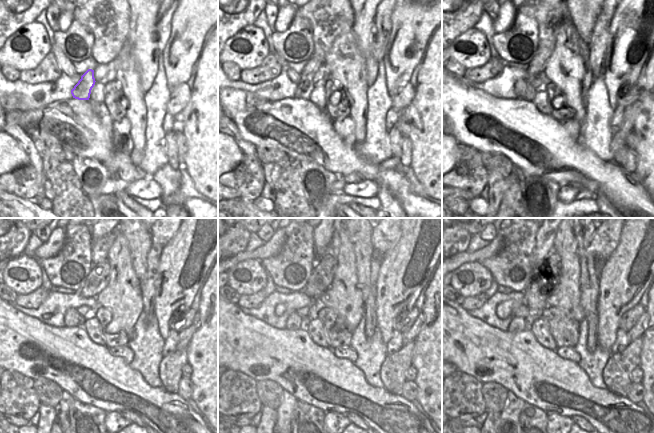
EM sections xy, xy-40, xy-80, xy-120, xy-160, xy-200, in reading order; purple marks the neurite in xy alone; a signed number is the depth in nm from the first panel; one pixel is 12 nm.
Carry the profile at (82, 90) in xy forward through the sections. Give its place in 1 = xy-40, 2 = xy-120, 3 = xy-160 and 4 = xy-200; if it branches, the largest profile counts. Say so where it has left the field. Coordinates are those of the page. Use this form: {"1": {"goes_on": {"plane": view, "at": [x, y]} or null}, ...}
{"1": {"goes_on": {"plane": "xy-40", "at": [304, 89]}}, "2": {"goes_on": {"plane": "xy-120", "at": [96, 280]}}, "3": {"goes_on": {"plane": "xy-160", "at": [322, 274]}}, "4": {"goes_on": {"plane": "xy-200", "at": [546, 276]}}}

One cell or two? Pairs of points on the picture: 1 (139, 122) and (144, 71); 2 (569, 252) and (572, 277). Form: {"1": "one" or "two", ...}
{"1": "two", "2": "one"}

